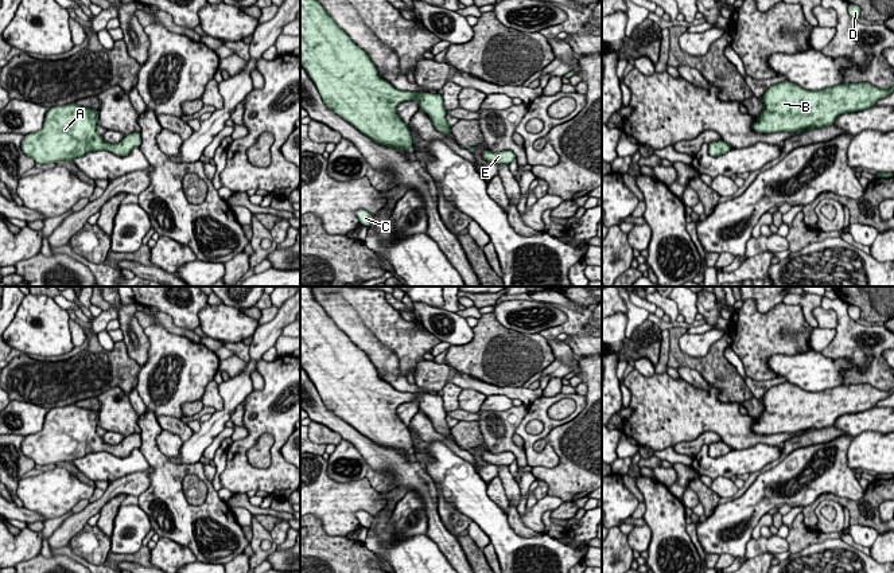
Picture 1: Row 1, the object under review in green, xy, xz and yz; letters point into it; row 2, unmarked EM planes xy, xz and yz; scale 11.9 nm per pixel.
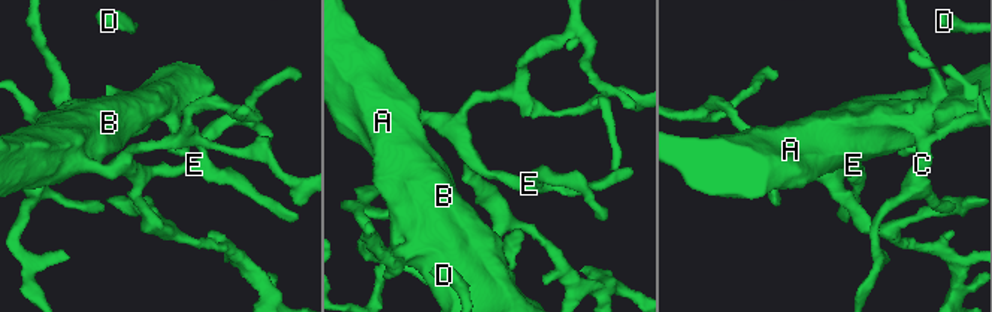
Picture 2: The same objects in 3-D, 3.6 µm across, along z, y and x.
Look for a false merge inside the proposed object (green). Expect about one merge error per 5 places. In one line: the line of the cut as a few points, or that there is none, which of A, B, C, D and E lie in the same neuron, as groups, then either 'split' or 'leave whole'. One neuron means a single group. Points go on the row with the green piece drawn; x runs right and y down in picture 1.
no cut | A B C D E | leave whole

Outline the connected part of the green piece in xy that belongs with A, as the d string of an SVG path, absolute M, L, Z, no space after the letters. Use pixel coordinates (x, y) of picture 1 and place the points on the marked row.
M71 102L47 110L43 128L22 140L24 155L38 165L73 161L92 151L109 151L127 156L140 147L140 132L127 135L120 143L109 144L97 133L98 110Z

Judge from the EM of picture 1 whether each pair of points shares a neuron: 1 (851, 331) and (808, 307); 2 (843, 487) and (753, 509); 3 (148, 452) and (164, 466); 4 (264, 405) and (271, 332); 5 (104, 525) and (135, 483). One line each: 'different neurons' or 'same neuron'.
1: different neurons
2: same neuron
3: same neuron
4: different neurons
5: different neurons

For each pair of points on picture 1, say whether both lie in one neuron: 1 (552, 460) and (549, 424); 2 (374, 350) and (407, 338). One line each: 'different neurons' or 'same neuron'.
1: same neuron
2: different neurons

